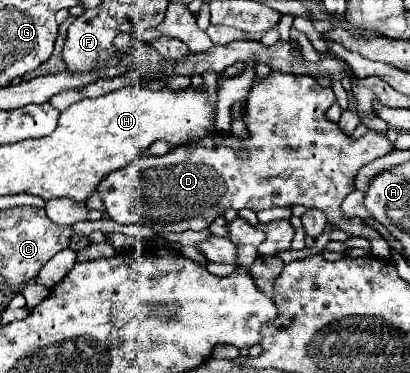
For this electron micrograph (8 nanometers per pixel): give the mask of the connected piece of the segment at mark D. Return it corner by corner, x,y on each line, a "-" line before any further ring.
270,72
264,80
256,82
250,90
250,98
246,104
244,124
250,132
248,138
240,140
234,136
220,136
210,134
200,142
184,144
172,148
164,156
148,156
142,154
136,162
108,174
98,186
98,194
106,206
108,216
118,224
140,224
148,226
156,232
184,232
184,230
204,230
208,228
218,216
222,216
228,208
242,210
250,208
254,212
272,206
294,206
302,204
306,208
316,206
326,212
328,222
336,224
340,230
352,236
364,236
372,242
372,256
388,260
390,248
388,242
372,228
364,226
360,218
344,218
340,214
342,200
354,190
354,176
356,172
390,152
394,152
392,142
386,134
368,130
358,140
346,136
338,124
328,122
324,110
334,104
332,88
320,86
310,76
294,76
284,72

